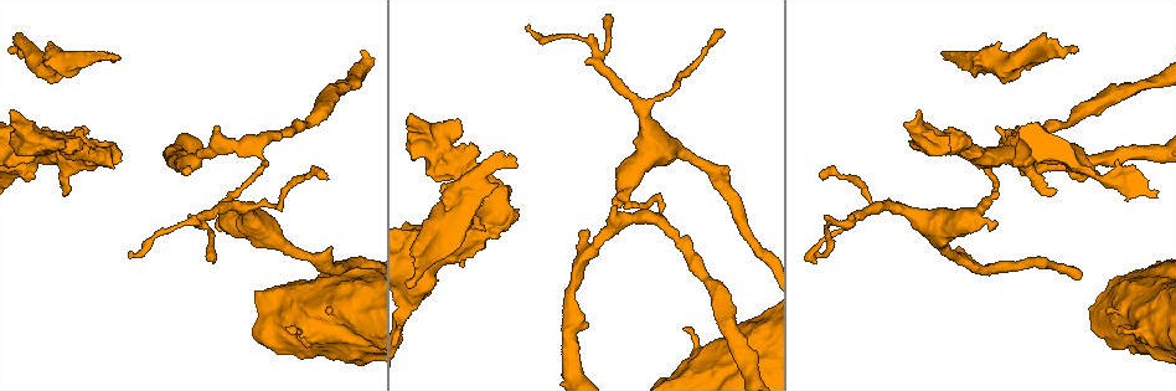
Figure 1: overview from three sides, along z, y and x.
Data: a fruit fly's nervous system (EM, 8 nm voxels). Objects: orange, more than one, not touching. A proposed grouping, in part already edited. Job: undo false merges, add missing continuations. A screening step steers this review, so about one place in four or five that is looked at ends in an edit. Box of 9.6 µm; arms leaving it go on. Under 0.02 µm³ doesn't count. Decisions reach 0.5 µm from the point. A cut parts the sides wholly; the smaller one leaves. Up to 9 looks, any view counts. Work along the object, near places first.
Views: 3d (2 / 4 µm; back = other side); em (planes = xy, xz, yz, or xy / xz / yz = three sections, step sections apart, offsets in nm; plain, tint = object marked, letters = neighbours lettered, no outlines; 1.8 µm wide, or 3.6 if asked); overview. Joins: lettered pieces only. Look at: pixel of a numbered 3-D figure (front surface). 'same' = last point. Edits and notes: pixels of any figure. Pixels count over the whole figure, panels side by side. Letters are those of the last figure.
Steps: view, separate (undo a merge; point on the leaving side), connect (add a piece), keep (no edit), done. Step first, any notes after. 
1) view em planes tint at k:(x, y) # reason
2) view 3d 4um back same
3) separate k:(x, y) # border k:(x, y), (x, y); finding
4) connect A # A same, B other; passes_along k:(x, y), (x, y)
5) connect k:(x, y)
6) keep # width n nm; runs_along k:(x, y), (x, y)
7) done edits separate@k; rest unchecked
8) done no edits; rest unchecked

view 3d 4um at 1:(310, 327) # sharp bend

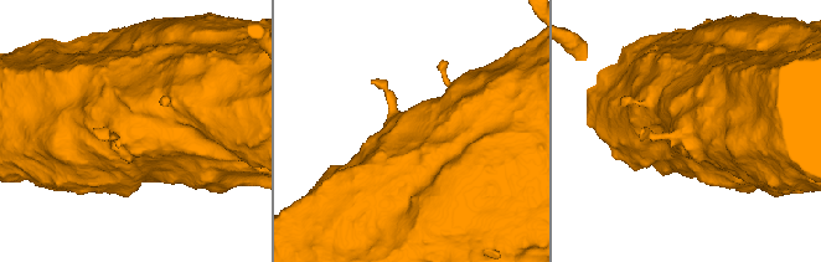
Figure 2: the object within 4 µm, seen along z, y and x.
view em 3.6um yz step 4 letters at 2:(698, 126)

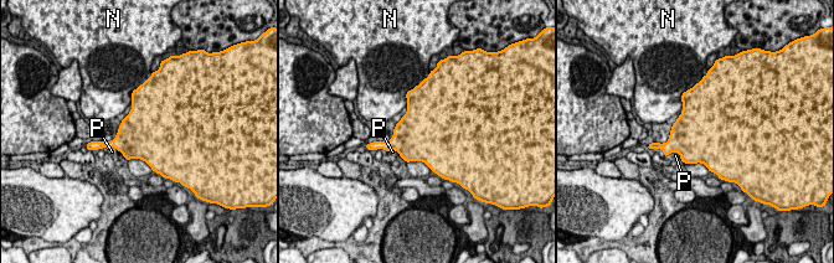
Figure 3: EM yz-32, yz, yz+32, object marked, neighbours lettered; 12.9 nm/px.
keep # longest_contact N 260 nm; N other, P other; border 3:(387, 153), (394, 149), (400, 155); one neuron here

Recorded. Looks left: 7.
view em planes tint at 1:(413, 292) # calibre changes

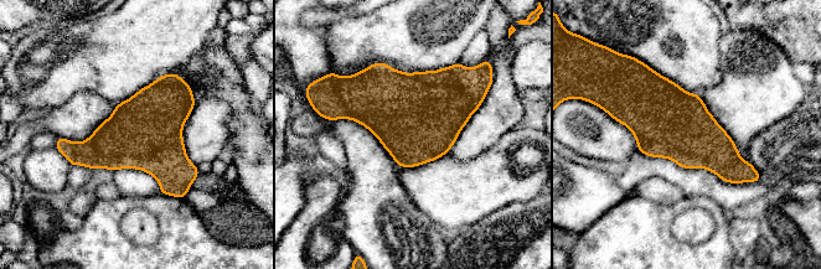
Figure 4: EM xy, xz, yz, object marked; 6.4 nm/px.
view em planes letters same # see the neighbours

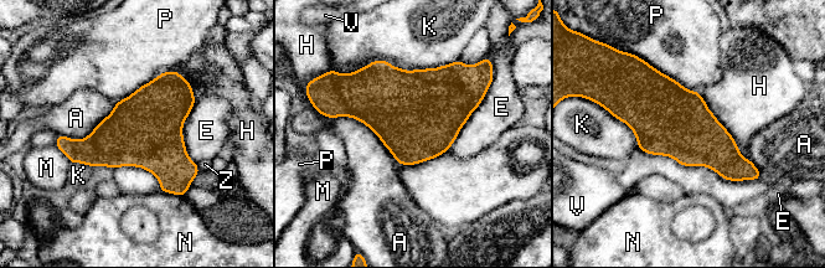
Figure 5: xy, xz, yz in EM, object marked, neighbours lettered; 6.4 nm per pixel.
keep # longest_contact K 750 nm; A other, E other, H other, K other, M other, N other, P other, V other, Z other; border 5:(699, 92), (738, 150); one neuron here

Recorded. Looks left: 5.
view 3d 4um at 1:(62, 143) # free end

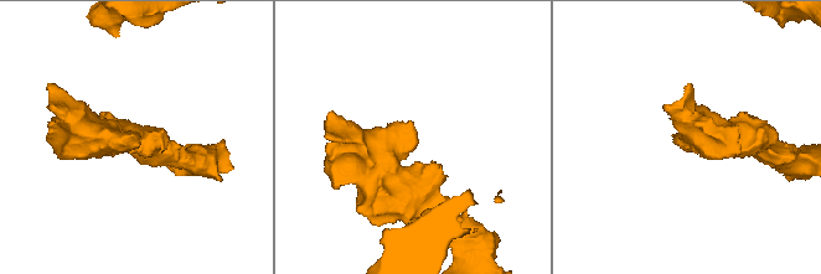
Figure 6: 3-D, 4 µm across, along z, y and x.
view em planes plain at 6:(129, 134) # now the EM

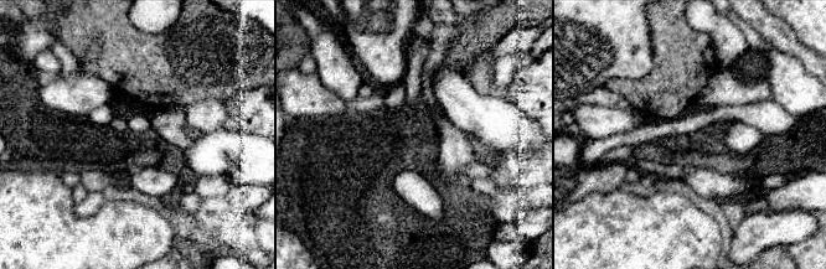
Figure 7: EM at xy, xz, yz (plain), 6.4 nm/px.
view em planes letters same

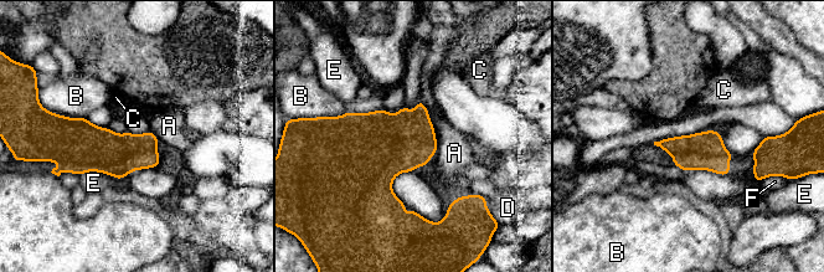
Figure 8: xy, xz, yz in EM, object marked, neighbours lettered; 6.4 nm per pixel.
keep # A other, B other, C other, D other, E other, F other; border 8:(421, 98), (434, 132), (433, 155); none of them fits

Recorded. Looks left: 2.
view em yz step 8 tint at 1:(103, 156) # abrupt turn

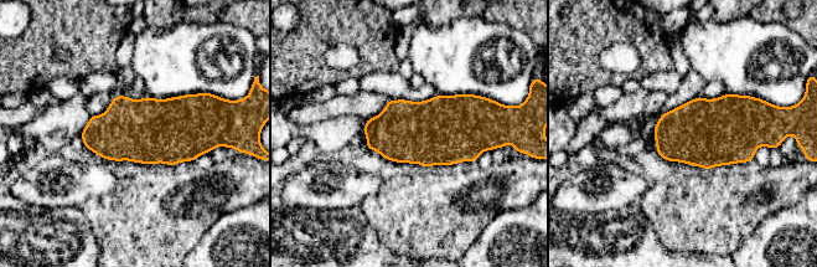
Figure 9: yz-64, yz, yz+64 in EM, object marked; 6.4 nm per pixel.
view em planes letters same # another direction

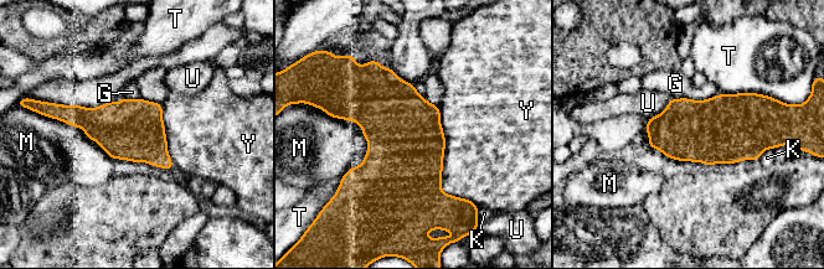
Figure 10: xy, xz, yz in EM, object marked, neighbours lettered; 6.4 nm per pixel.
keep # G other, K other, M other, T other, U other, Y other; border 10:(437, 105), (441, 189), (465, 198); continuous, no second neuron

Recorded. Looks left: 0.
done no edits; rest unchecked

